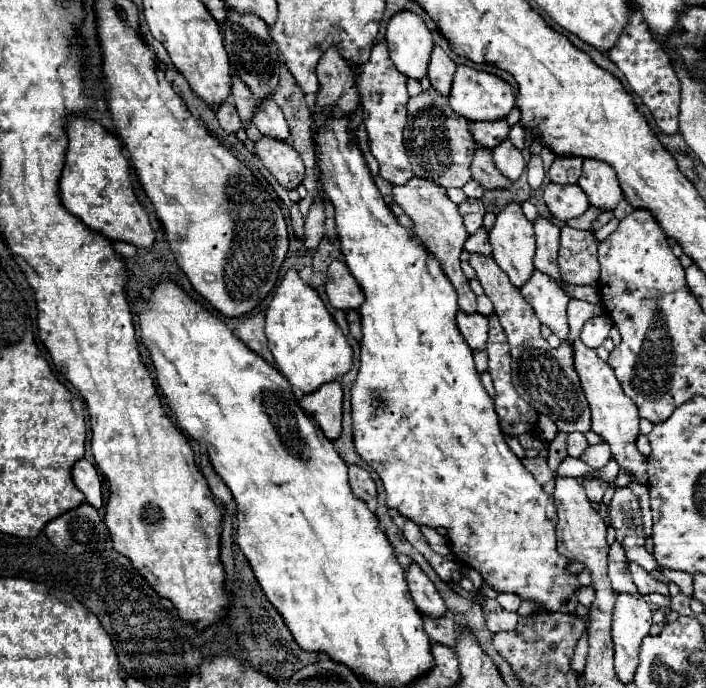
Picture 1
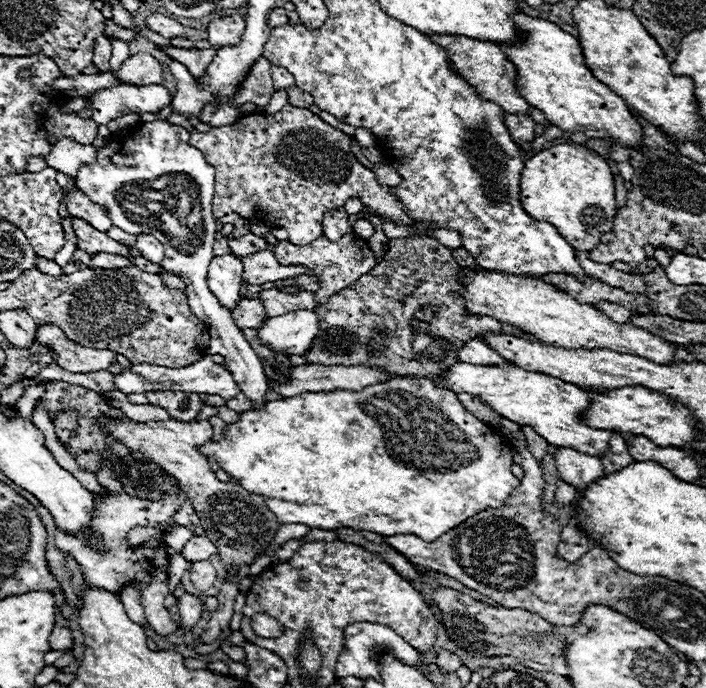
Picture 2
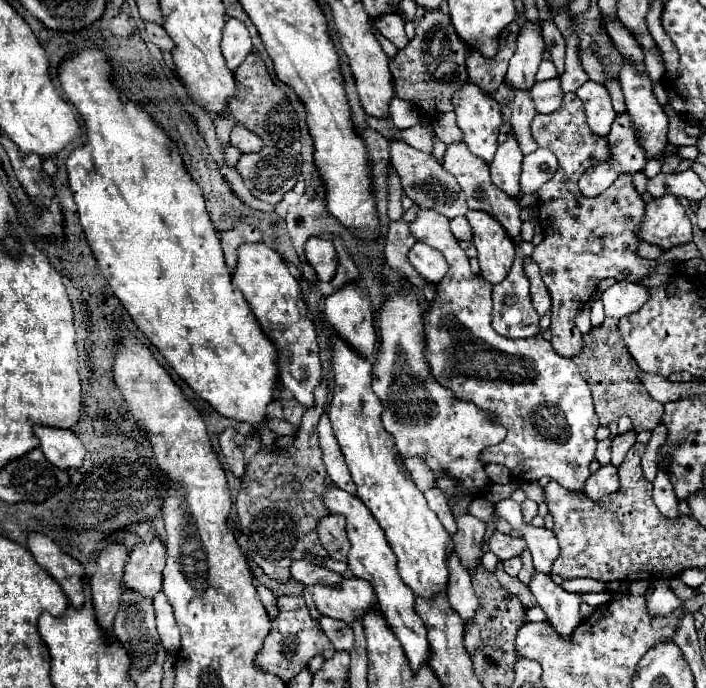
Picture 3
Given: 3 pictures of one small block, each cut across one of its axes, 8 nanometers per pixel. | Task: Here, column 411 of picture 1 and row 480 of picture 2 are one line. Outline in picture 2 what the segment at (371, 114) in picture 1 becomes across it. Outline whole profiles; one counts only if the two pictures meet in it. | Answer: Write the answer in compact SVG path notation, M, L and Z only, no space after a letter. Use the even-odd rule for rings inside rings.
M164 472L164 476L168 476L168 480L178 488L178 494L164 492L164 496L160 500L142 500L142 498L128 496L126 492L114 494L114 492L108 492L104 488L106 496L102 500L96 500L96 506L92 510L92 520L90 520L92 532L102 536L102 542L104 542L104 548L106 548L104 552L98 552L96 548L90 548L82 532L66 534L60 528L56 528L56 534L54 534L56 548L70 554L82 566L82 574L84 574L86 582L90 582L90 584L94 584L98 588L104 588L104 590L108 590L112 594L120 594L126 584L136 582L138 590L140 590L140 604L144 608L144 616L146 616L150 628L156 634L162 634L162 636L172 634L172 632L176 632L180 628L178 622L174 622L172 616L168 614L168 610L164 608L164 598L170 594L168 572L166 572L168 562L170 562L170 554L168 554L168 546L164 544L162 534L176 526L172 522L172 516L180 510L180 506L188 498L184 486L174 476L170 476L168 472ZM134 526L144 526L144 528L166 526L166 528L156 536L150 536L144 544L130 546L128 544L128 532Z

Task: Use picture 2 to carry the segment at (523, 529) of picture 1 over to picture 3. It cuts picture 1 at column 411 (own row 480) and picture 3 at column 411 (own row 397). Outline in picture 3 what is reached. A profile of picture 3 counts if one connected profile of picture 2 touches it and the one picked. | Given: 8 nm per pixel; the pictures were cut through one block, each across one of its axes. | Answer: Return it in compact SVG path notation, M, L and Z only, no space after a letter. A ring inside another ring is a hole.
M382 268L380 278L384 280L386 302L376 326L380 332L378 358L374 360L376 380L372 388L384 404L382 424L394 436L400 456L422 456L436 476L448 472L452 478L460 480L466 490L474 496L486 494L486 472L478 454L504 440L506 430L494 424L484 412L480 412L472 402L460 402L450 390L442 388L424 358L424 332L422 332L422 308L412 294L398 294L392 282L402 280L404 274Z

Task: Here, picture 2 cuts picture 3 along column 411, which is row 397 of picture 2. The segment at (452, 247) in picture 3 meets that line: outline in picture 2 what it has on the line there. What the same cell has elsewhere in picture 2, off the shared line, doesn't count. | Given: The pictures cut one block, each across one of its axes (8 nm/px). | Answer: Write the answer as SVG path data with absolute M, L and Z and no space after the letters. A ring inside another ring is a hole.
M206 354L204 358L200 358L196 364L184 366L184 368L164 368L164 366L154 366L154 364L132 364L130 368L124 368L122 374L114 374L114 388L124 392L124 394L138 394L138 392L146 392L146 390L160 390L160 392L204 392L204 394L220 394L224 400L226 398L234 398L240 388L236 386L236 382L232 380L232 374L220 366L212 362L212 356Z

